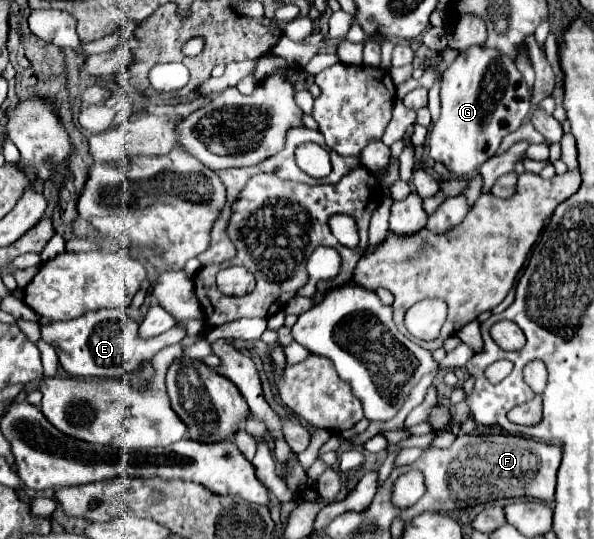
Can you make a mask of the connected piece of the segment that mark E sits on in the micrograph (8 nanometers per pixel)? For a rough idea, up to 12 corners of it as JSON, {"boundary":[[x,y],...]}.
{"boundary":[[95,310],[41,326],[73,378],[125,378],[179,322],[143,340],[121,310]]}

